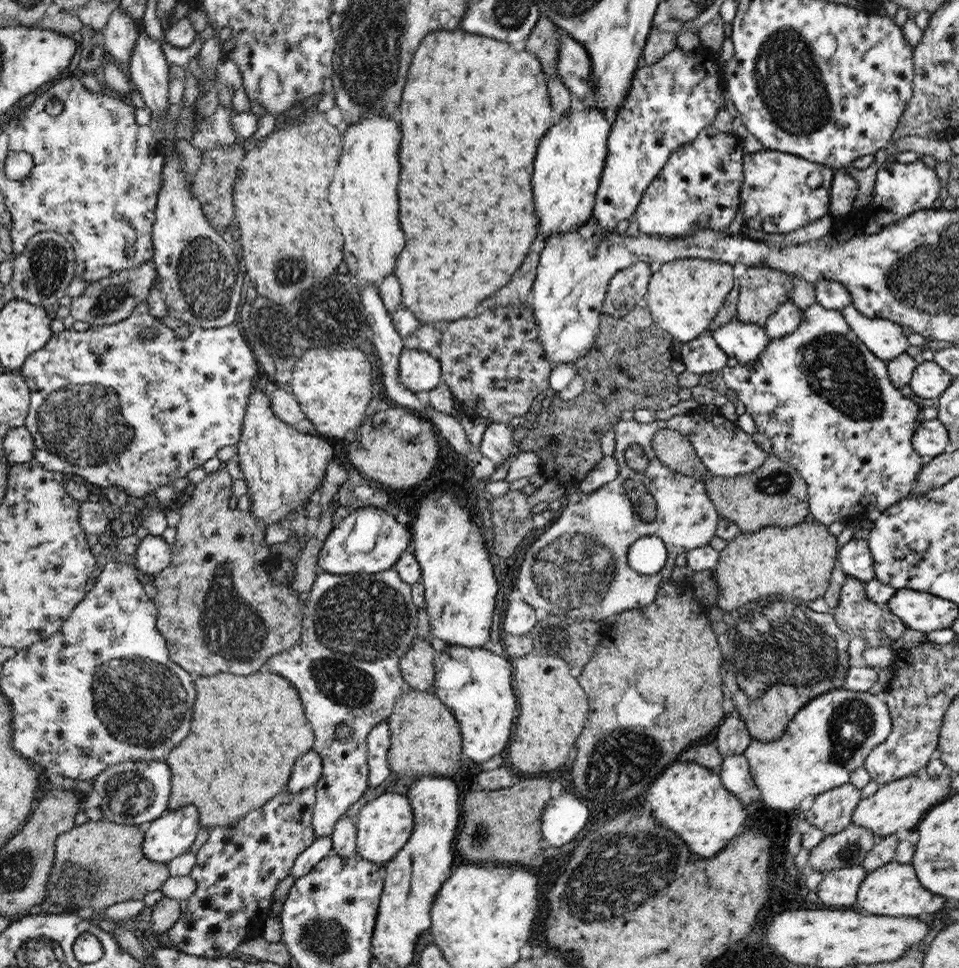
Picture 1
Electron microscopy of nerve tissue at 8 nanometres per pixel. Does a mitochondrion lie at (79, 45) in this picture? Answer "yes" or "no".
no

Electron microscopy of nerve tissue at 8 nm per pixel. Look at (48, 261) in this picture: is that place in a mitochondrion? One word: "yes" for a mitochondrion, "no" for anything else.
yes

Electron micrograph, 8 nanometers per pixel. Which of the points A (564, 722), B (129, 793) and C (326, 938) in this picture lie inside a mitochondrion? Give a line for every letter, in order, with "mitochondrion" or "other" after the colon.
A: other
B: mitochondrion
C: mitochondrion

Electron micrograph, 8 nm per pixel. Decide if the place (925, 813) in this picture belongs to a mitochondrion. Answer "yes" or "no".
no

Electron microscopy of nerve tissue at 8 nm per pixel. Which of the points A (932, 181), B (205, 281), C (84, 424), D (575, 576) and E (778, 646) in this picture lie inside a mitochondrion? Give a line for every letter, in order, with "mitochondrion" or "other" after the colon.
A: other
B: mitochondrion
C: mitochondrion
D: mitochondrion
E: mitochondrion

